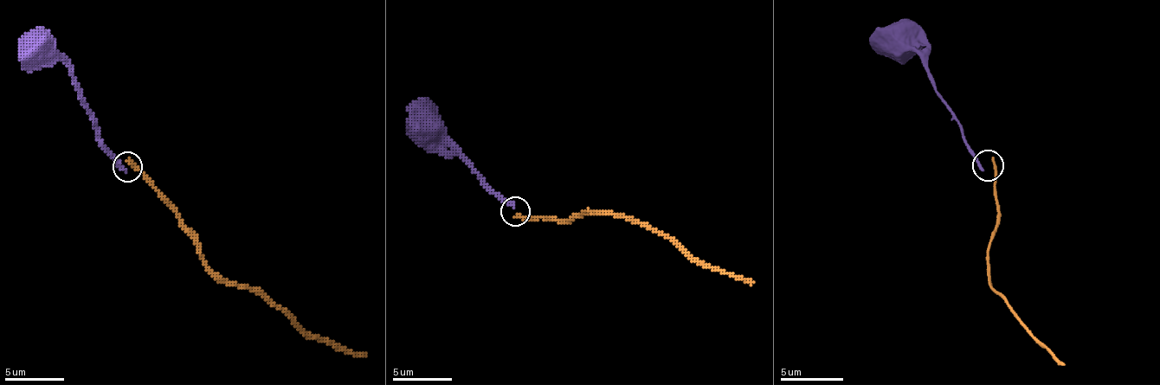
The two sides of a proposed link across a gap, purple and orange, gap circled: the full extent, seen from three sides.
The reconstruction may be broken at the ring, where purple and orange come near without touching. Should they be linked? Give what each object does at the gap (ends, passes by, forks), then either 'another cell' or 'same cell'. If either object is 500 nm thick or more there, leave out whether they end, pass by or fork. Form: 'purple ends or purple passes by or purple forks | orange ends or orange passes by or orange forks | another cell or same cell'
purple ends | orange ends | same cell

